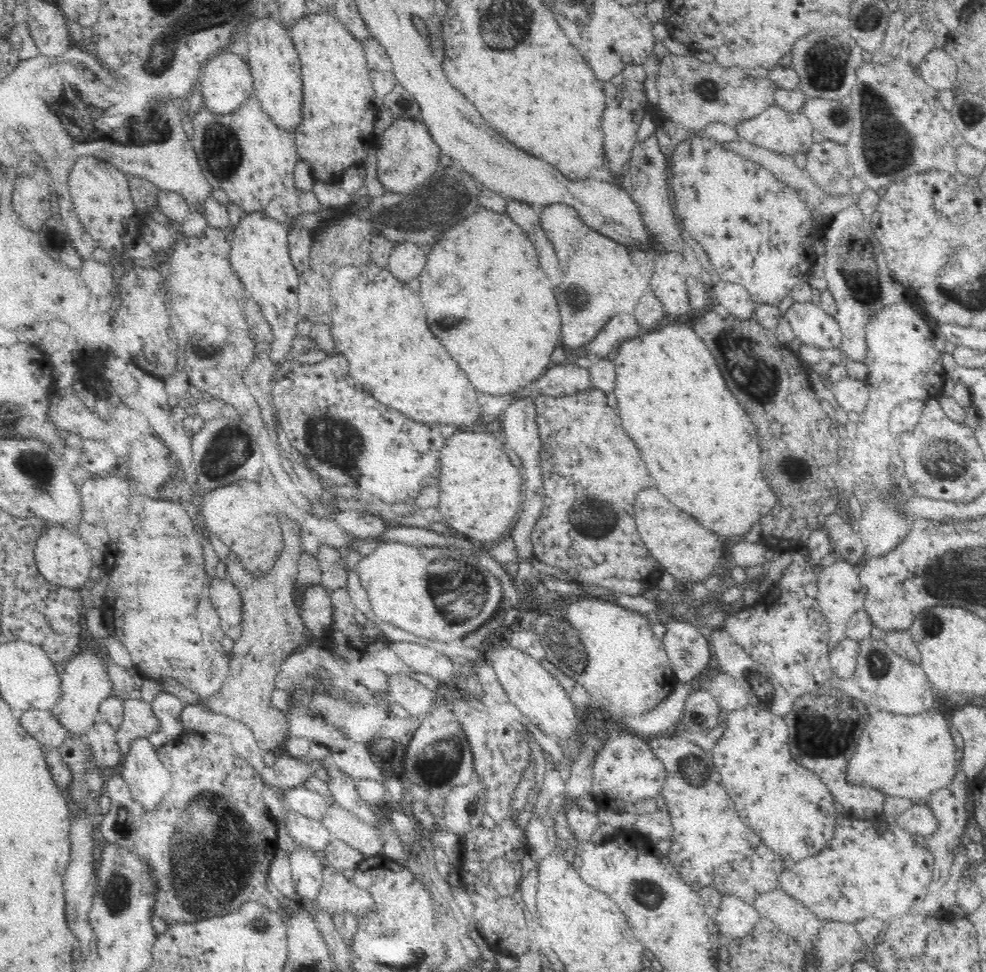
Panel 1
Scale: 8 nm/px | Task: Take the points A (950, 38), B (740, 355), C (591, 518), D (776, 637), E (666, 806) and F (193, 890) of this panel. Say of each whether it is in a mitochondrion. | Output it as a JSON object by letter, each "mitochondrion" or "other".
{"A":"other","B":"mitochondrion","C":"mitochondrion","D":"other","E":"other","F":"mitochondrion"}

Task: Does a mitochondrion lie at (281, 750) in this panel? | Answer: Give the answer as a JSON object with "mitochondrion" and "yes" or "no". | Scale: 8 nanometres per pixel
{"mitochondrion":"no"}

